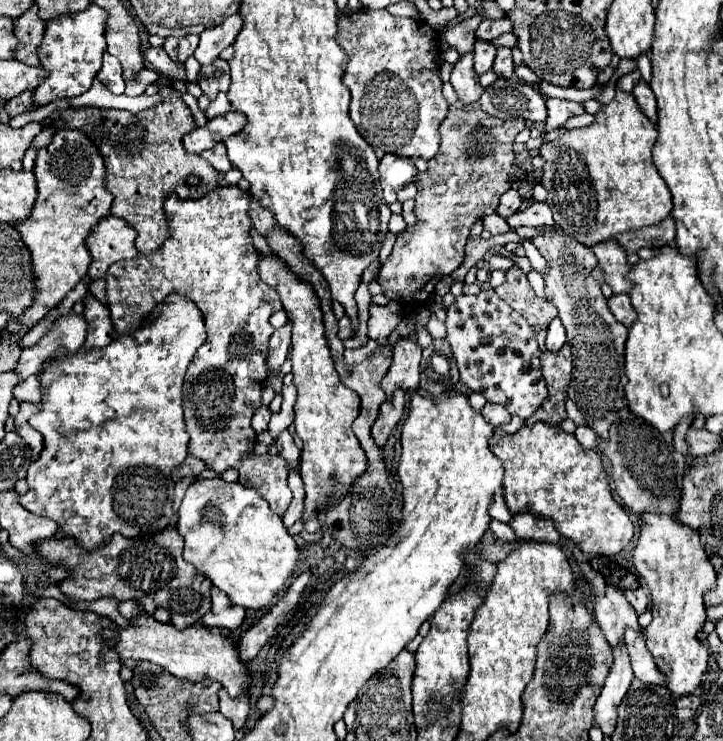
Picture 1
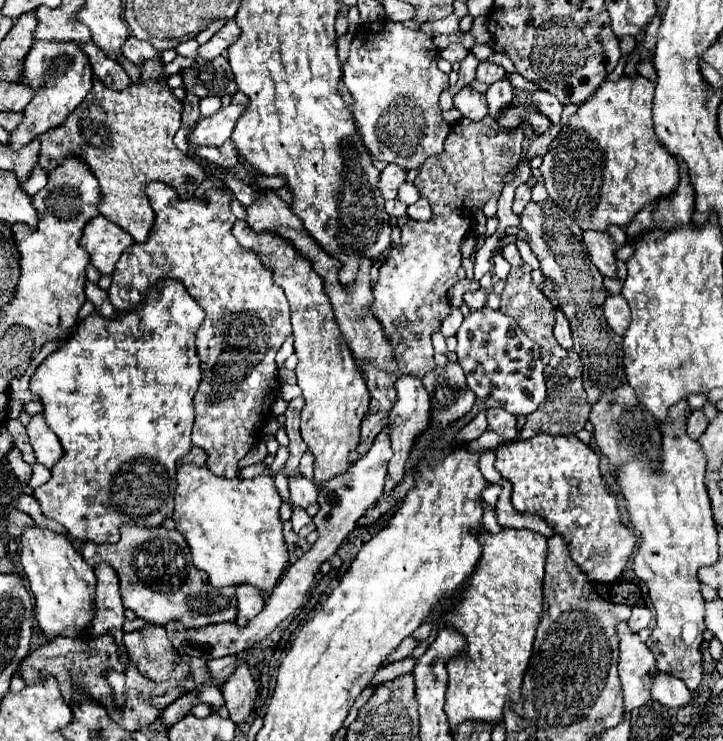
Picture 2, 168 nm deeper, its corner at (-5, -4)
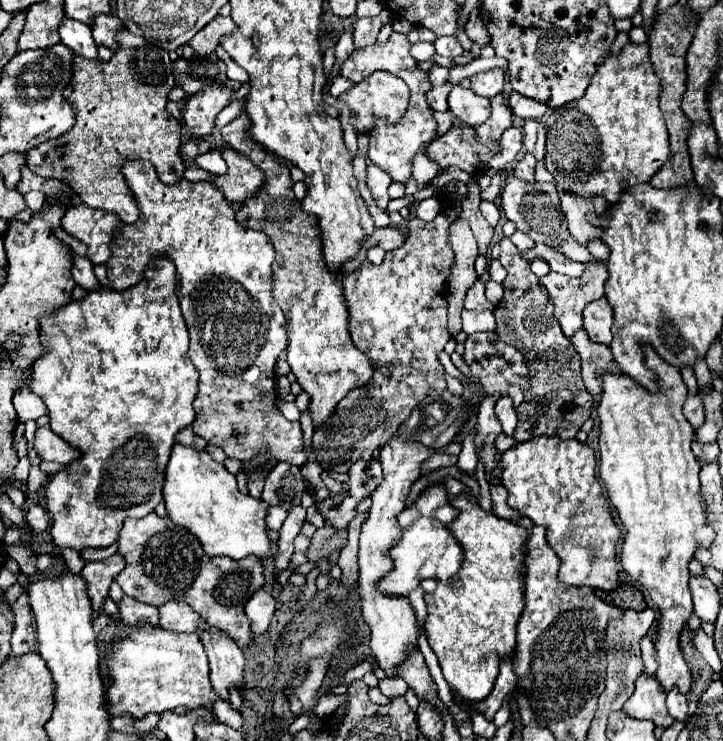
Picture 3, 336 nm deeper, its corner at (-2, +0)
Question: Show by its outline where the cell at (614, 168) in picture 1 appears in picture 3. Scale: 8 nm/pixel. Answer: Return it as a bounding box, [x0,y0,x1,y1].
[545,43,671,205]

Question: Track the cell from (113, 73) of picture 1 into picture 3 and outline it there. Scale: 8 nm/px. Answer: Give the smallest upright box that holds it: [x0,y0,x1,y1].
[59,19,99,59]

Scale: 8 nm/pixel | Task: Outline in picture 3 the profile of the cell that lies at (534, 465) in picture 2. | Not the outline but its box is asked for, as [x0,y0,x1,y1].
[499,435,645,609]

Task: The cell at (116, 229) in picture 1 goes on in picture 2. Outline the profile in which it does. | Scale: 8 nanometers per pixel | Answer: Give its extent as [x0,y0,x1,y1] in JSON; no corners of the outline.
[80,215,134,273]

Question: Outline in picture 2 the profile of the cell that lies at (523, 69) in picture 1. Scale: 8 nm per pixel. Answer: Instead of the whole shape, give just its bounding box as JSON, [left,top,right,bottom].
[486,51,516,71]

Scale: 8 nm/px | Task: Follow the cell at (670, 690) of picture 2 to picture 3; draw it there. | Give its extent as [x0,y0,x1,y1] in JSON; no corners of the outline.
[667,687,687,721]

